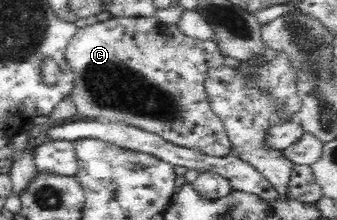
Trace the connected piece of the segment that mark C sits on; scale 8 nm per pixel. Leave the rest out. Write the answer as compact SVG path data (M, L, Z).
M112 16L108 20L98 21L95 24L86 25L81 28L79 27L68 42L64 60L69 63L72 71L76 73L70 98L75 103L77 116L83 116L83 118L85 118L85 116L87 116L87 118L99 118L99 120L105 120L105 118L107 118L109 121L123 122L129 126L140 128L145 132L152 132L153 134L159 135L168 143L177 144L177 146L199 151L209 156L226 157L231 154L231 145L226 133L226 128L224 127L223 121L219 118L219 115L216 115L215 111L210 107L206 86L204 85L207 72L209 72L211 68L223 68L226 66L225 55L219 50L215 41L191 38L183 34L177 24L165 24L160 22L157 16Z

